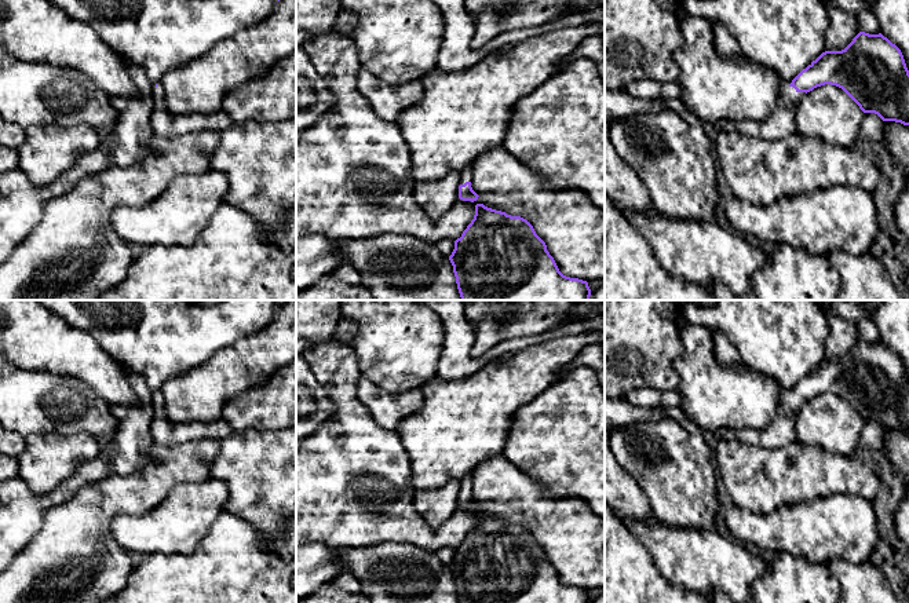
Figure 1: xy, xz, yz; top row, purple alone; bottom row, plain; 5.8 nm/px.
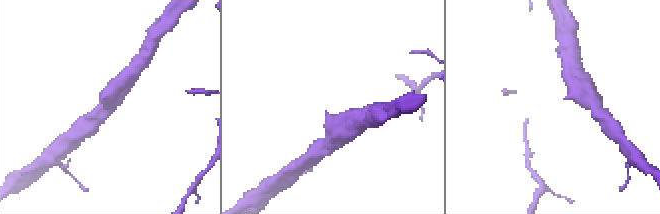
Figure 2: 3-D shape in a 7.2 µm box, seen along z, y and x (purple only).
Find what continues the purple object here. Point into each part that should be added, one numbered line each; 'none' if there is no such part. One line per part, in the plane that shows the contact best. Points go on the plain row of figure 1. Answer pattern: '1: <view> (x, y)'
1: yz (781, 431)

